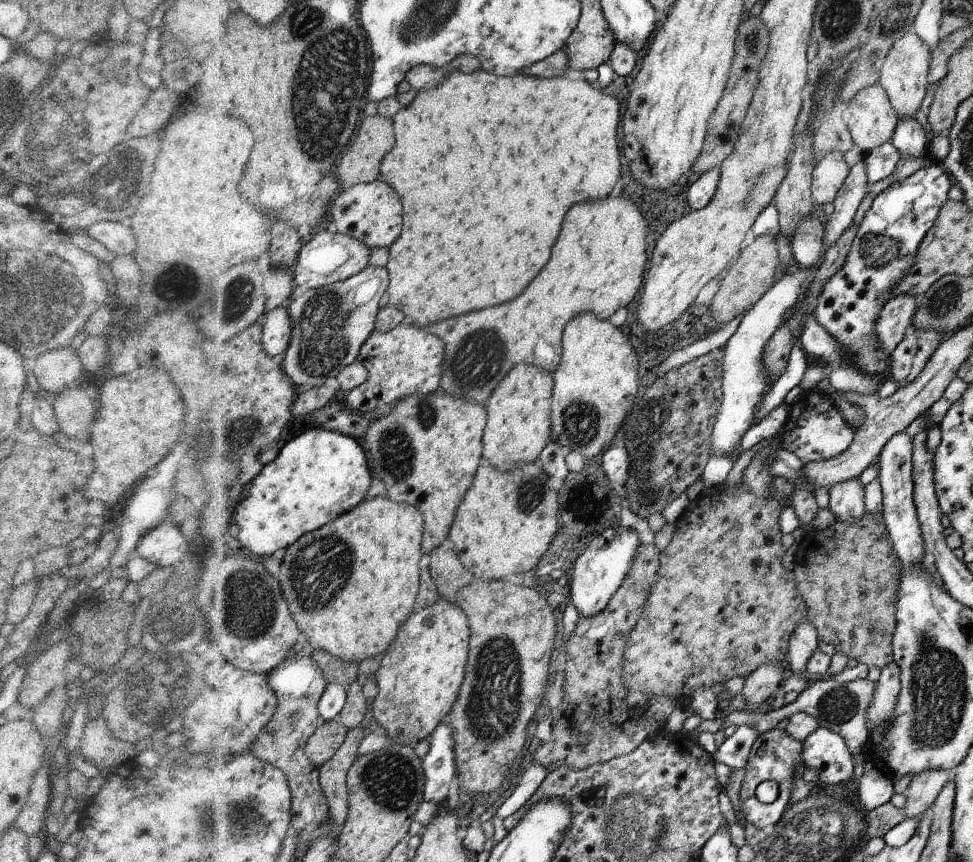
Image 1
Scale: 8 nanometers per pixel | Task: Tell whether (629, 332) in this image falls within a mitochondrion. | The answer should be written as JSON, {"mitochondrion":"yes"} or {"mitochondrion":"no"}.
{"mitochondrion":"no"}

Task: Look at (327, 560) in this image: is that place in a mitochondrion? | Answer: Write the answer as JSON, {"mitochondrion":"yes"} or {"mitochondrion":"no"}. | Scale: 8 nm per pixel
{"mitochondrion":"yes"}

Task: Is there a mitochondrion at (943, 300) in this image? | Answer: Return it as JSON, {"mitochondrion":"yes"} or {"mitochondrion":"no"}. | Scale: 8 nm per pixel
{"mitochondrion":"yes"}

